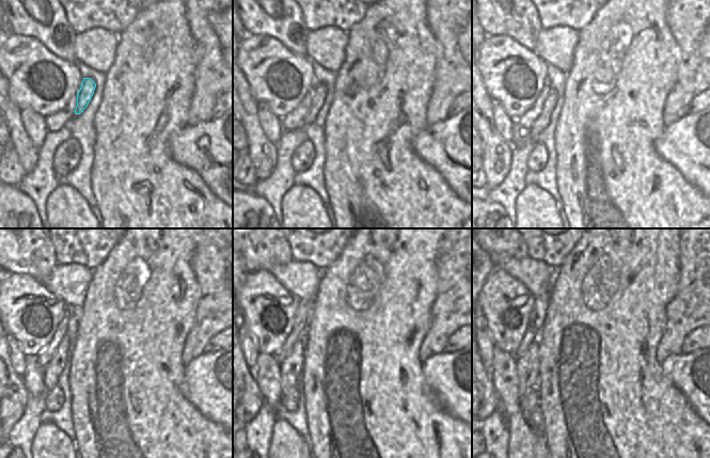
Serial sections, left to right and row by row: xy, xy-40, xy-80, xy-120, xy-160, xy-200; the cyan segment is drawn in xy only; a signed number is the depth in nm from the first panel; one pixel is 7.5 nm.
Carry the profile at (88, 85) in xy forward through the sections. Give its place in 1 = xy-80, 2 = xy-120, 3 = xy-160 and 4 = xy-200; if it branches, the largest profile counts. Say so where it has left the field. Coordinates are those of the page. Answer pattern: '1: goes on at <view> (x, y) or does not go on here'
1: goes on at xy-80 (553, 100)
2: goes on at xy-120 (50, 373)
3: goes on at xy-160 (290, 367)
4: goes on at xy-200 (527, 364)

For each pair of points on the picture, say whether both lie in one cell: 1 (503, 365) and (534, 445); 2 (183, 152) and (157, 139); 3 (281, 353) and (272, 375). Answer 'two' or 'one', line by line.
1: one
2: two
3: two

